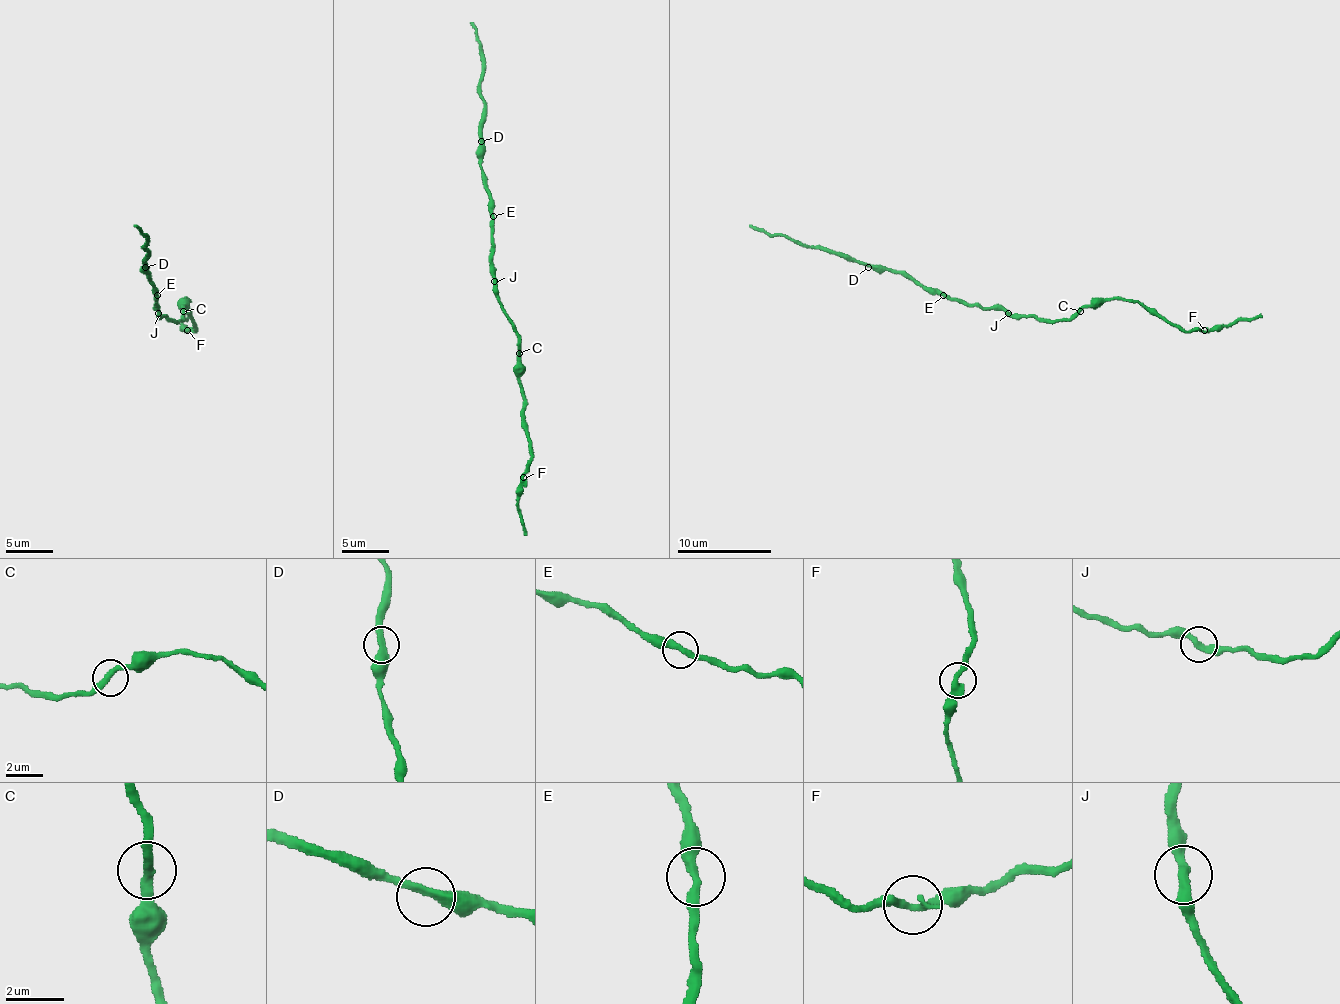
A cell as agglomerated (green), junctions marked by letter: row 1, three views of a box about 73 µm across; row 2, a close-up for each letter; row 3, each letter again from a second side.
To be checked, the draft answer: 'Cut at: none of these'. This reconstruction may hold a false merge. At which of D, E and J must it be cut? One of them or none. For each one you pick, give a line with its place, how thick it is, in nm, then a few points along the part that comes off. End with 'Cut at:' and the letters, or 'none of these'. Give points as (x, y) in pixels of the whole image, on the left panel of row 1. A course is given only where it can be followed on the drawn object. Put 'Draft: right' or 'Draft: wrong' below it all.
Cut at: none of these
Draft: right

